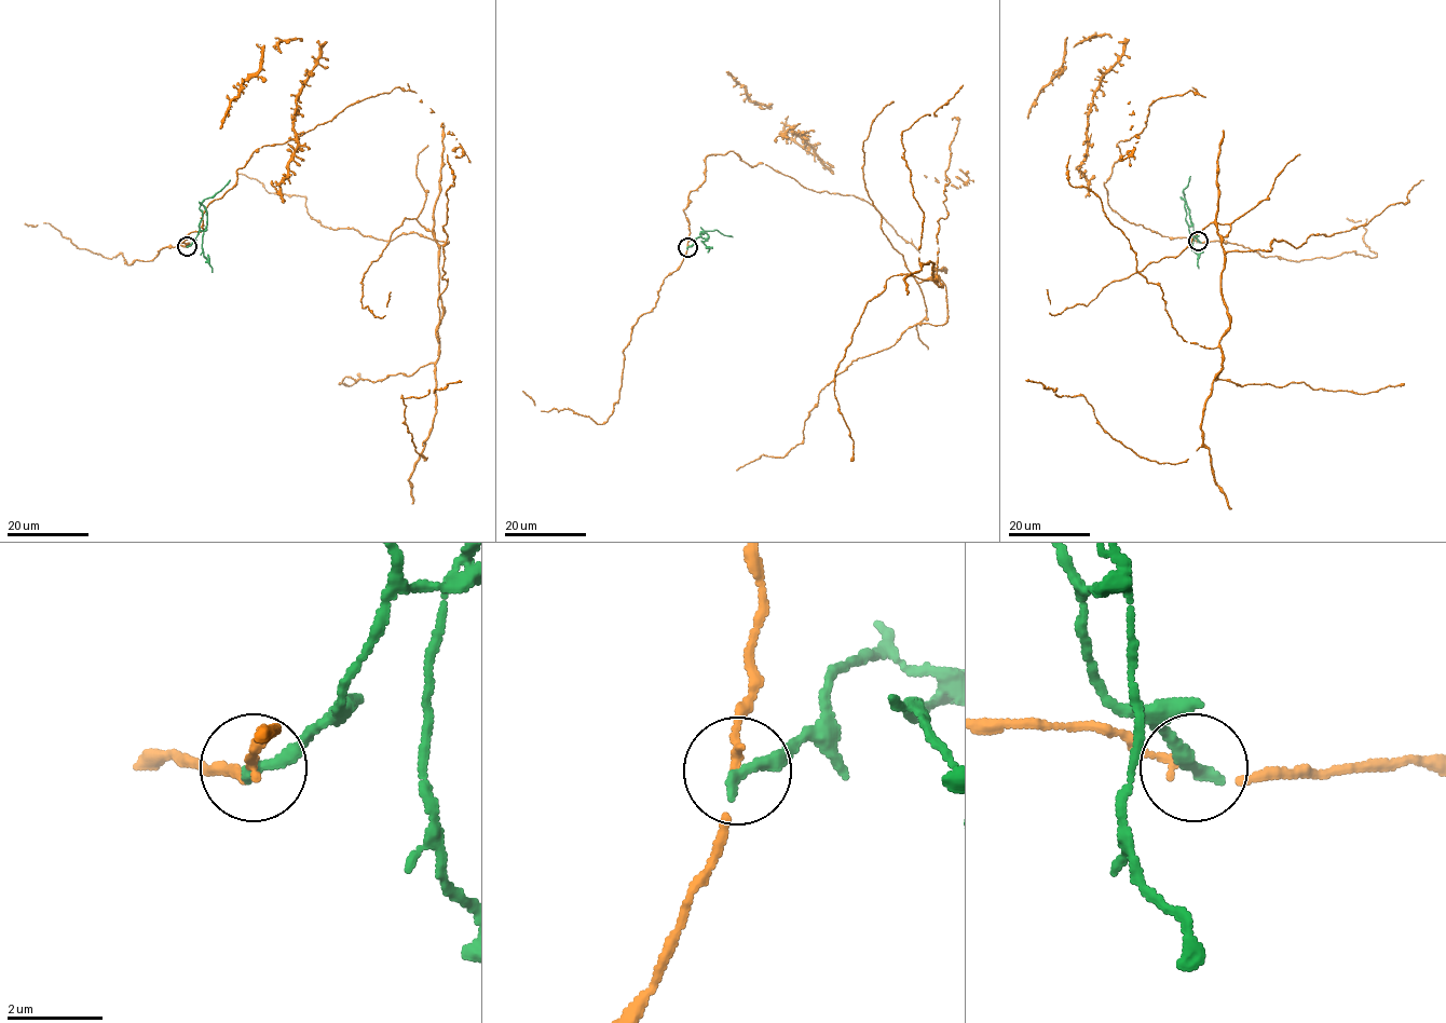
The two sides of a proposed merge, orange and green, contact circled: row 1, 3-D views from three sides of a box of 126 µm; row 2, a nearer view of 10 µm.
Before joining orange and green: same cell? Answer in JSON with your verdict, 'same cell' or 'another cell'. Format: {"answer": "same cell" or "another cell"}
{"answer": "another cell"}

